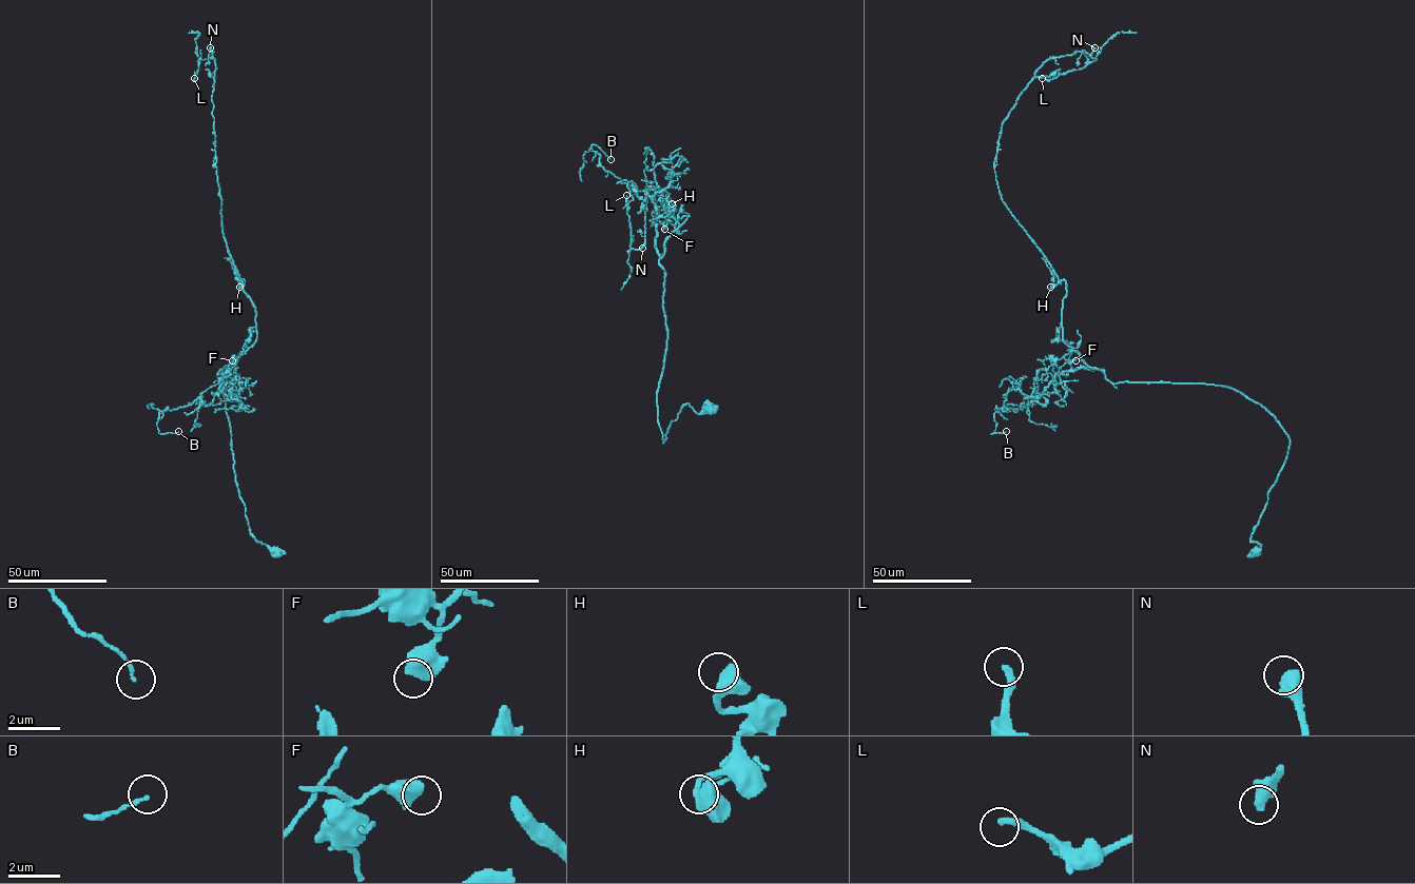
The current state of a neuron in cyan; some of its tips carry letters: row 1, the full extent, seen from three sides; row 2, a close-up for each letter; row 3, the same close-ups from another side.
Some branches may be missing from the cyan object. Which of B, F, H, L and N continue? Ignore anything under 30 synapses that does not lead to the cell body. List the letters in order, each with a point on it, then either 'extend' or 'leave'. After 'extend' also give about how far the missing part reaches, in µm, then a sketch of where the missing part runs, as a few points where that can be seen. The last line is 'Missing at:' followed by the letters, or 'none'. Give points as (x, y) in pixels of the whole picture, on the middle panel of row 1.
B: place (611, 159); leave
F: place (664, 229); leave
H: place (672, 203); leave
L: place (626, 195); extend; missing 60 µm; course (626, 195), (626, 157)
N: place (642, 248); extend; missing 30 µm; course (642, 248), (638, 272), (645, 279)
Missing at: L, N

